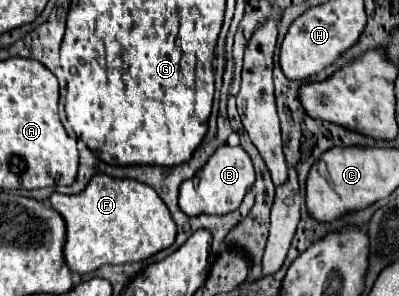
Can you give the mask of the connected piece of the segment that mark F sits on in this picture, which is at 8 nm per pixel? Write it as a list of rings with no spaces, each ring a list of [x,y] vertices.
[[[95,174],[87,188],[79,194],[57,194],[49,198],[67,226],[65,262],[77,274],[87,274],[103,264],[129,264],[145,260],[175,242],[175,222],[165,202],[143,182],[119,180],[105,174]]]

